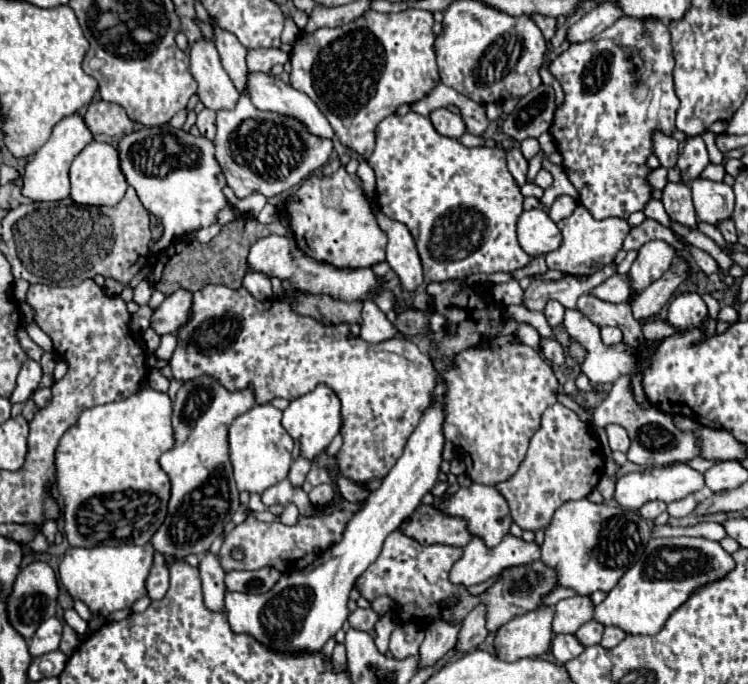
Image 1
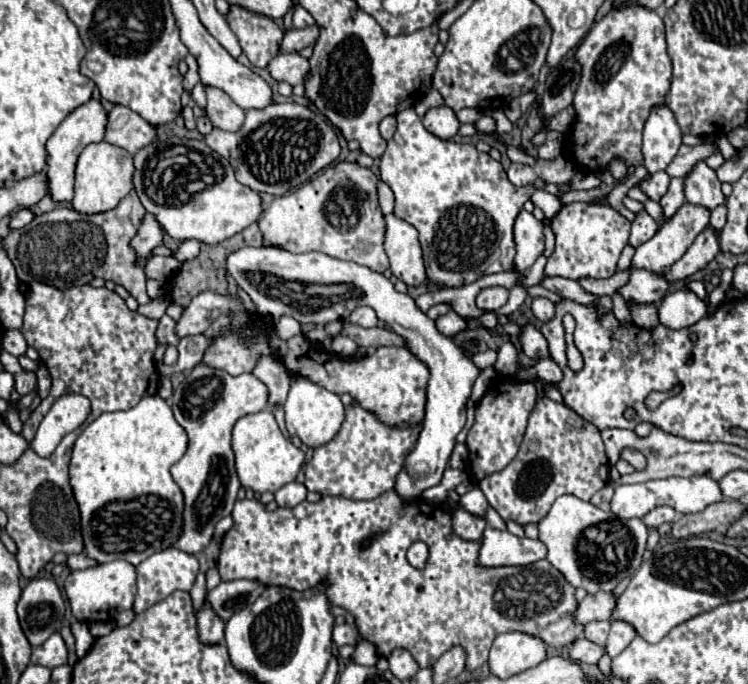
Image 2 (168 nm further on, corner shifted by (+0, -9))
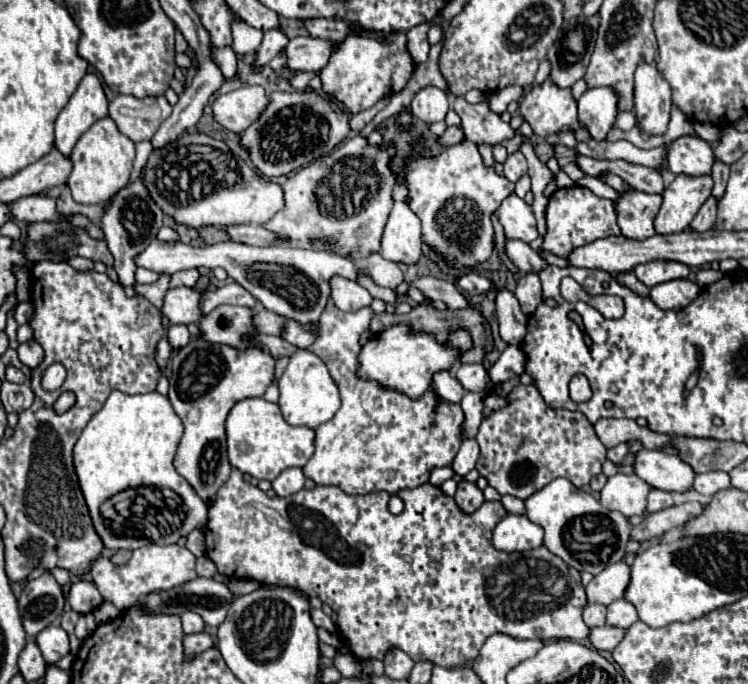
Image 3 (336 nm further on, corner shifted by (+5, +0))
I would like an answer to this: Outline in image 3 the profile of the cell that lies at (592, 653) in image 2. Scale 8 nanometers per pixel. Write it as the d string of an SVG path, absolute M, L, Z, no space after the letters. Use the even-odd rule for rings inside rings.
M600 626L600 628L592 628L590 632L590 642L596 650L614 650L618 646L618 642L624 638L626 630L618 630L616 626Z

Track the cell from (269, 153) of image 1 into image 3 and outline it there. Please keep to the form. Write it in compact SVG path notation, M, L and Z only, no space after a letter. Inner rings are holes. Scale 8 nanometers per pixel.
M276 92L264 114L242 136L242 146L250 150L252 164L268 178L288 174L332 152L350 134L350 112L336 100L316 92Z

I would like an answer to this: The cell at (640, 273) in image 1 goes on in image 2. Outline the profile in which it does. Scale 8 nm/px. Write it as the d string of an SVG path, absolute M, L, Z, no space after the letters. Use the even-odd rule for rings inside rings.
M685 203L665 225L659 227L659 233L653 239L649 239L641 247L637 247L637 251L635 251L633 259L631 259L631 269L645 269L645 271L651 271L655 275L665 275L667 269L685 255L687 247L691 247L695 237L707 225L709 225L709 209Z

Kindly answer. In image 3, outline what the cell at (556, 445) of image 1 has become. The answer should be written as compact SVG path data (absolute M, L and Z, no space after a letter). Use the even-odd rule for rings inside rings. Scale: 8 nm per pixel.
M518 384L506 394L506 406L486 416L476 434L480 460L476 470L500 494L526 500L558 476L568 478L576 488L588 486L590 478L602 472L606 446L598 440L594 426L580 412L548 408L534 386Z

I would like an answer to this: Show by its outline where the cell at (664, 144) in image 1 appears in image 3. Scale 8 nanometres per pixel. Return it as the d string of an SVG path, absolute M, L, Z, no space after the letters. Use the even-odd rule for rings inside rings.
M640 62L634 74L634 110L642 134L664 134L670 120L670 86L662 72L648 62Z

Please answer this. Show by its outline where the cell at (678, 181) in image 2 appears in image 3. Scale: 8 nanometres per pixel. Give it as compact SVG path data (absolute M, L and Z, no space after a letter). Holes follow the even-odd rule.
M626 190L620 192L614 204L616 204L616 216L618 216L618 226L622 230L622 236L632 240L646 240L656 234L654 218L662 204L660 194Z

